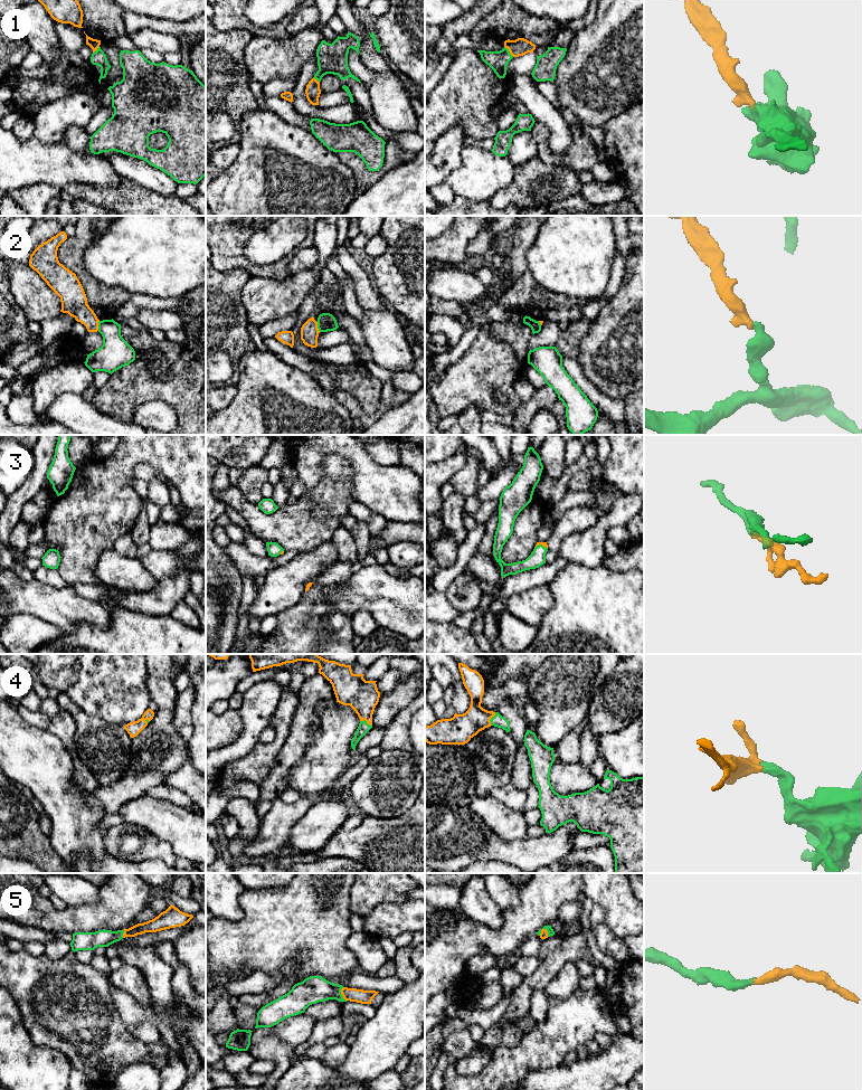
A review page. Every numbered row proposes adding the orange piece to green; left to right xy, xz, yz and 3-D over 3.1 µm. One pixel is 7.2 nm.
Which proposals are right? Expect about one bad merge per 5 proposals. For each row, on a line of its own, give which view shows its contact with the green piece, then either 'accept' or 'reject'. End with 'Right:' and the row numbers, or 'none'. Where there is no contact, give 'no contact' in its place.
1: meets green in yz; accept
2: meets green in xy; reject
3: meets green in yz; accept
4: meets green in yz; accept
5: meets green in xz; accept
Right: 1, 3, 4, 5

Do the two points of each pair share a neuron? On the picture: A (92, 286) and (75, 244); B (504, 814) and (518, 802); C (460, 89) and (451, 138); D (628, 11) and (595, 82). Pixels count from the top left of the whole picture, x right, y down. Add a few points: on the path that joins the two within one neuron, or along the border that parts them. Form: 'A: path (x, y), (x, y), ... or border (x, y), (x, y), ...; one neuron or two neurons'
A: path (84, 276), (75, 265), (75, 254); one neuron
B: border (490, 795), (520, 812); two neurons
C: border (469, 135), (461, 126), (451, 125), (436, 140); two neurons
D: path (628, 29), (628, 48), (613, 64); one neuron

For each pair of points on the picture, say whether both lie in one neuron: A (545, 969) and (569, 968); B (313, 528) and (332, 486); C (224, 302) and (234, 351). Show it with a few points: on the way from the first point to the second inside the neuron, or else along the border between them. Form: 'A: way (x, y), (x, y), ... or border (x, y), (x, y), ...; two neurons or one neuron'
A: border (574, 960), (568, 960), (545, 989); two neurons
B: way (308, 517), (308, 508), (321, 494); one neuron
C: way (224, 314), (224, 328), (234, 339); one neuron

